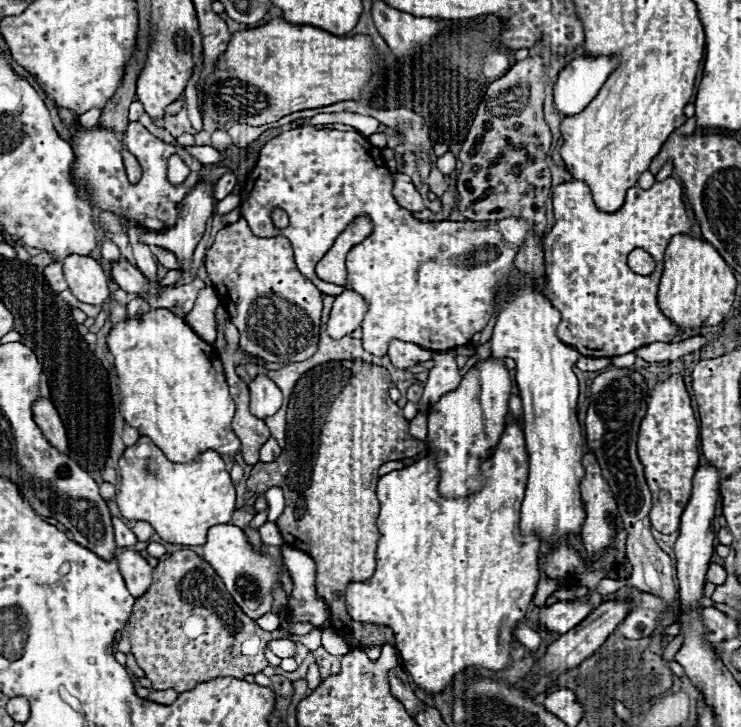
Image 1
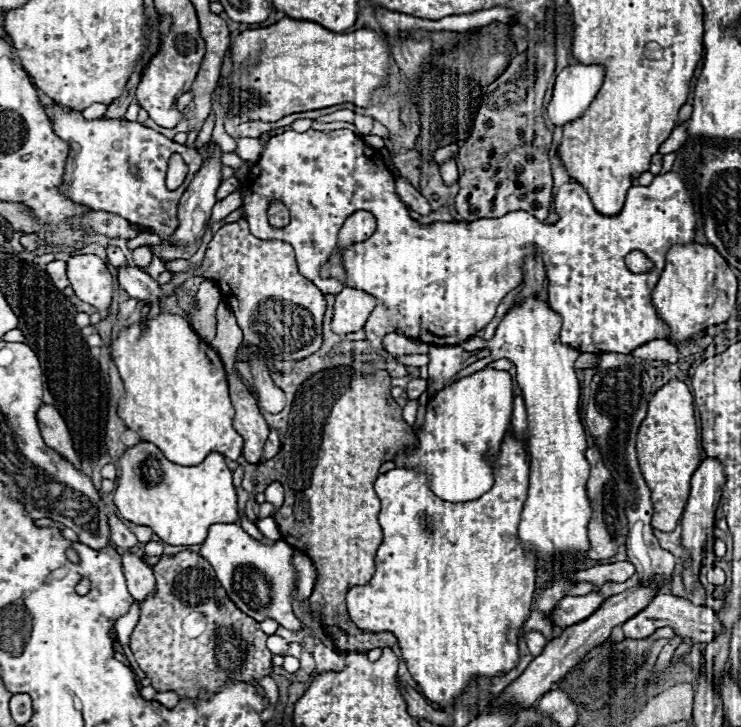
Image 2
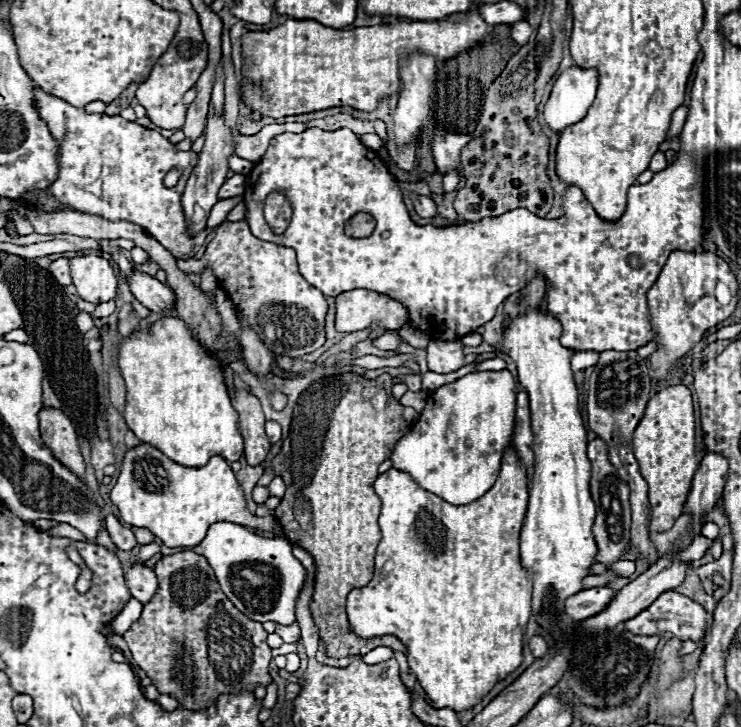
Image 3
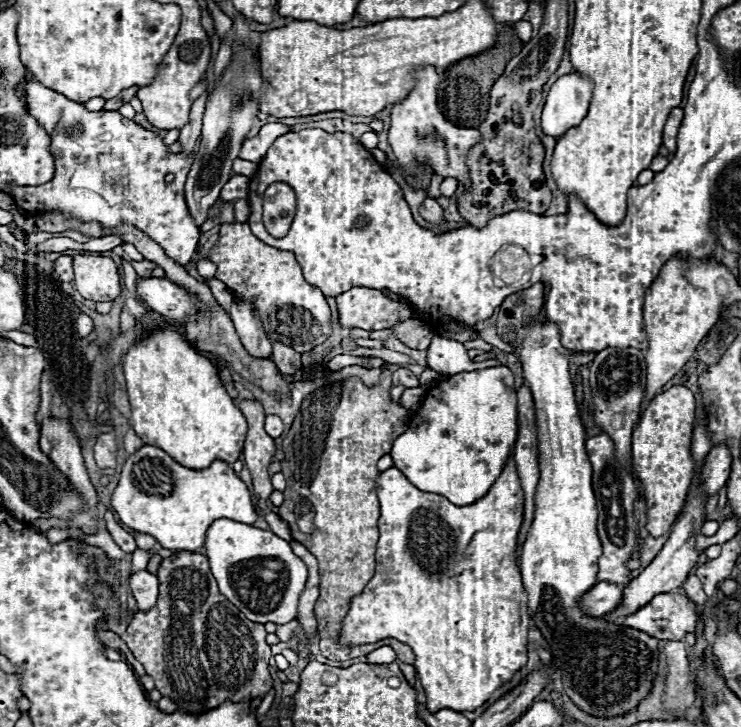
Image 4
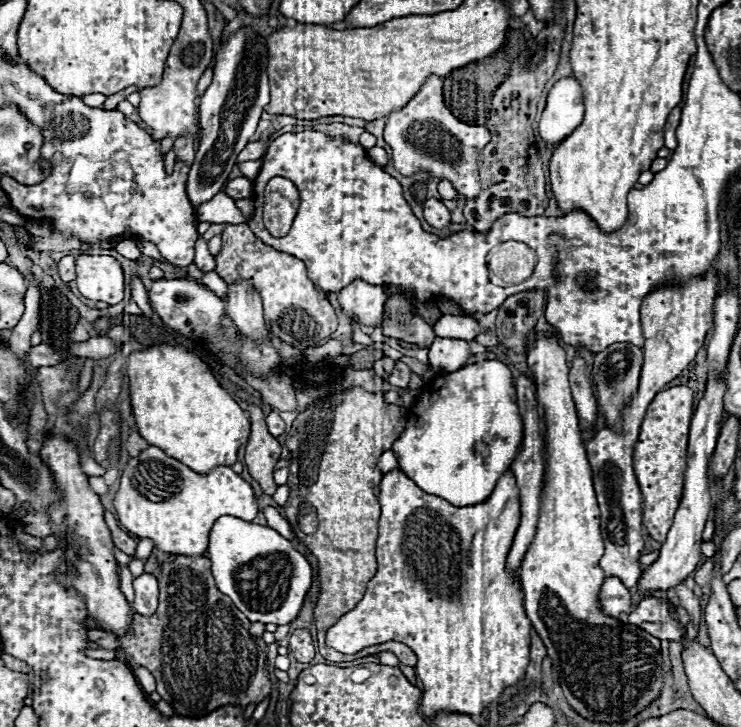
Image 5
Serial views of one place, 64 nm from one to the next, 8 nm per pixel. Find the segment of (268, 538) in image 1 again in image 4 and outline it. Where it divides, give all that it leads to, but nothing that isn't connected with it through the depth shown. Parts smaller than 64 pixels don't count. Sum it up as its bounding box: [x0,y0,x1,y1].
[112,446,258,552]

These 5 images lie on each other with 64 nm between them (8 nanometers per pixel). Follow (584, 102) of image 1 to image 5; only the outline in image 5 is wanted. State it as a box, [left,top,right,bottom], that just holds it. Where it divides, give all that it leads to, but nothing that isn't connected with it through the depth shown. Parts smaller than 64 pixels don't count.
[540,76,584,144]

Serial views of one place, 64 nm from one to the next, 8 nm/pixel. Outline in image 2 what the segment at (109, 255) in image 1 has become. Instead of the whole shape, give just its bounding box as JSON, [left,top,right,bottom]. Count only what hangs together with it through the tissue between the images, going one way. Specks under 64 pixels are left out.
[106,246,126,268]

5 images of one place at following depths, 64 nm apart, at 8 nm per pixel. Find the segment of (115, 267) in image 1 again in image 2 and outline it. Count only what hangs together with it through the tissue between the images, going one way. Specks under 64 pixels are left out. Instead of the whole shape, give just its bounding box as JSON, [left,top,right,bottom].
[118,266,166,302]

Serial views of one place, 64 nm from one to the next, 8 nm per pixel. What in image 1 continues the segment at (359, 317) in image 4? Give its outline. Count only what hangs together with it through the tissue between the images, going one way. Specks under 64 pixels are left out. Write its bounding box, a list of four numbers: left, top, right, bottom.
[326,290,366,338]

